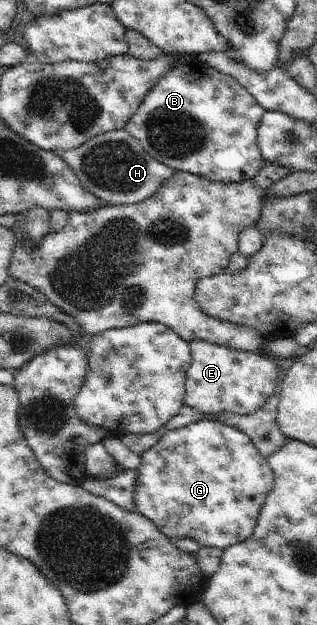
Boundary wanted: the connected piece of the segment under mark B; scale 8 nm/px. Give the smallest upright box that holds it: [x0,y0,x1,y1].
[124,57,266,184]

